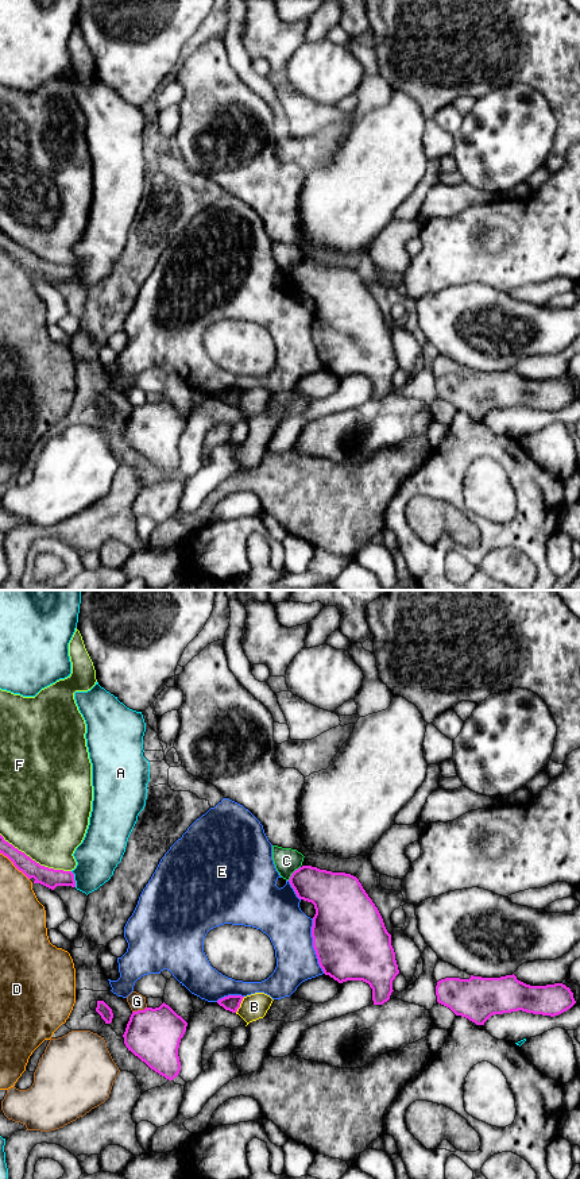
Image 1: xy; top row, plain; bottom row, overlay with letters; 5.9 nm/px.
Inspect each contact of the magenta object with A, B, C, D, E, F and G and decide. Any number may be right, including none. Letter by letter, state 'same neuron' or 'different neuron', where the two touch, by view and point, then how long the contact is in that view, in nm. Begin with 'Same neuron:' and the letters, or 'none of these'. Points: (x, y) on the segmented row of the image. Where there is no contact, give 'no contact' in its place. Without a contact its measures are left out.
Same neuron: none of these
A: different neuron; meets magenta in xy at (73, 879); contact 100 nm long
B: different neuron; meets magenta in xy at (239, 1005); contact 110 nm long
C: different neuron; meets magenta in xy at (293, 873); contact 120 nm long
D: different neuron; meets magenta in xy at (15, 866); contact 240 nm long
E: different neuron; meets magenta in xy at (313, 946); contact 340 nm long
F: different neuron; meets magenta in xy at (34, 860); contact 480 nm long
G: different neuron; meets magenta in xy at (139, 1010); contact 90 nm long

